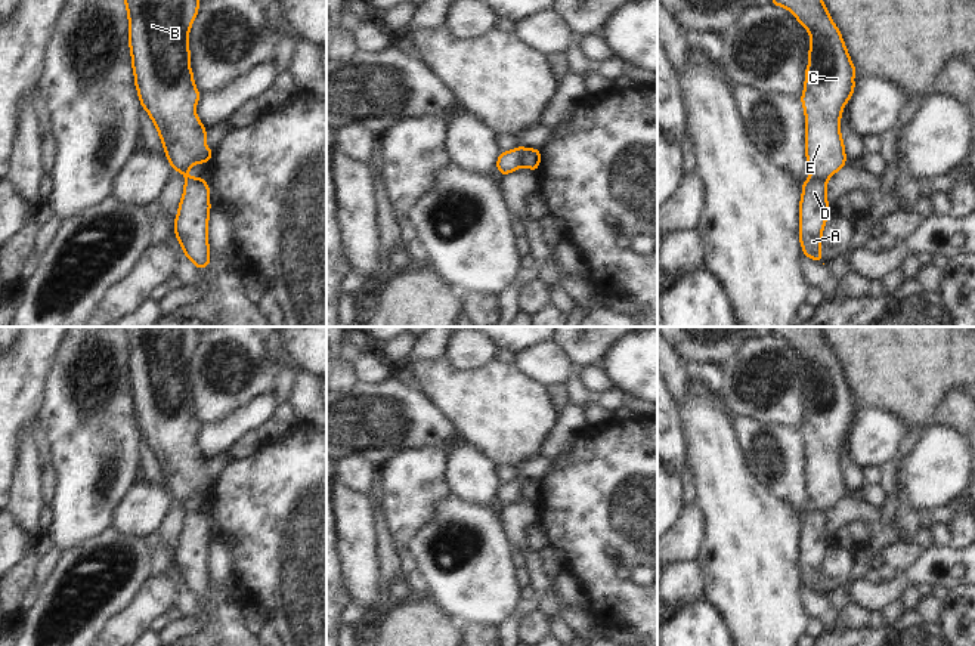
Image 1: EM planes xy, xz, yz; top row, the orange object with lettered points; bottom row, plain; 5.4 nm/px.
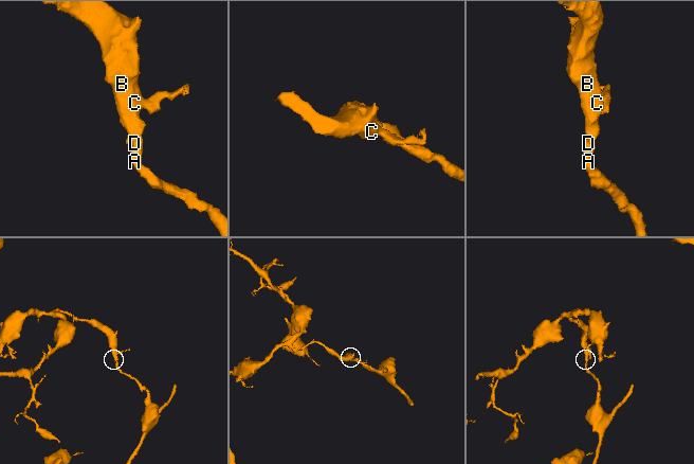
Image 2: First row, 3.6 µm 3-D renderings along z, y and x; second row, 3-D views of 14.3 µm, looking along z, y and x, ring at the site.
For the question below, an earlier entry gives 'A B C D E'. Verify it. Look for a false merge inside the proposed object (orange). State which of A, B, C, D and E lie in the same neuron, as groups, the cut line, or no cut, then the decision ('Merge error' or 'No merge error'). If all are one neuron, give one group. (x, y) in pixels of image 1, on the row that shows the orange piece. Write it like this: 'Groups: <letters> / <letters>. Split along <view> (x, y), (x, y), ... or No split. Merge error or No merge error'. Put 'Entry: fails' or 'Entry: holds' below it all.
Groups: A D / B C E. Split along xz (516, 148), (523, 166). Merge error.
Entry: fails

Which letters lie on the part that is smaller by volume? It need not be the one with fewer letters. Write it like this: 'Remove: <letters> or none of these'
Remove: A, D

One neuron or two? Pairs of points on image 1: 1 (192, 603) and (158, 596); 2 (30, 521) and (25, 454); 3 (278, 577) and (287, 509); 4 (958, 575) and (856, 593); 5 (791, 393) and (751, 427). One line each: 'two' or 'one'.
1: two
2: one
3: one
4: one
5: two

